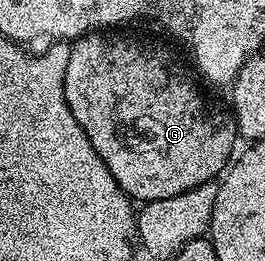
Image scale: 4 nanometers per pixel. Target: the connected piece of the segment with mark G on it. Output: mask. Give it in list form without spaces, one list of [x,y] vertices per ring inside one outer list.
[[[92,31],[88,35],[81,35],[79,39],[73,40],[69,44],[70,56],[68,57],[68,69],[64,73],[64,97],[68,101],[68,109],[72,117],[88,133],[88,141],[92,141],[92,149],[108,165],[112,177],[120,185],[120,189],[125,195],[130,196],[131,200],[141,201],[143,204],[156,201],[160,198],[176,197],[177,194],[184,193],[186,190],[195,189],[197,186],[204,185],[217,180],[219,176],[227,170],[231,162],[232,154],[230,150],[234,147],[236,140],[236,128],[233,118],[222,115],[213,115],[206,108],[206,99],[198,92],[198,87],[186,76],[186,71],[174,60],[174,55],[166,47],[161,47],[158,43],[153,43],[150,39],[137,39],[134,35],[118,35],[122,33],[103,33]]]

